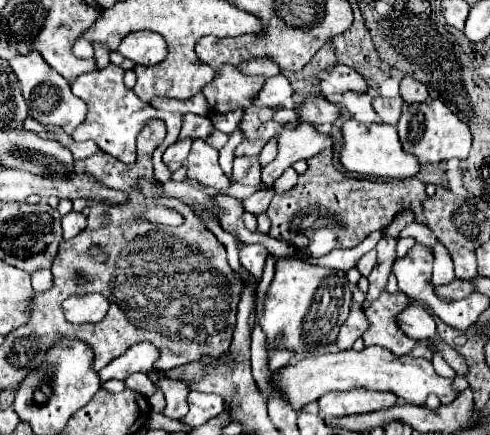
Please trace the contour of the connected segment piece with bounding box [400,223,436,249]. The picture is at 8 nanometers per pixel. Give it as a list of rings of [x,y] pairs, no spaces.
[[[410,223],[404,227],[404,231],[400,233],[400,237],[414,237],[416,243],[422,243],[424,247],[434,247],[436,245],[436,237],[432,235],[432,231],[420,223]]]

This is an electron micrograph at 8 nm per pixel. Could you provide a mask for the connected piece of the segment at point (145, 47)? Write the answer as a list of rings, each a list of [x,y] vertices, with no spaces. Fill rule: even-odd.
[[[138,31],[138,33],[128,35],[120,43],[118,51],[124,57],[132,59],[134,63],[140,63],[140,65],[156,65],[156,63],[160,63],[166,57],[166,53],[168,53],[166,47],[168,45],[164,43],[164,37],[160,33]]]

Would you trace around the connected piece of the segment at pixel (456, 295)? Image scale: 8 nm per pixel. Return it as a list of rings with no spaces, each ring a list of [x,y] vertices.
[[[452,281],[448,285],[438,285],[436,287],[436,295],[440,295],[444,301],[464,299],[464,297],[468,297],[472,293],[474,293],[472,281]]]

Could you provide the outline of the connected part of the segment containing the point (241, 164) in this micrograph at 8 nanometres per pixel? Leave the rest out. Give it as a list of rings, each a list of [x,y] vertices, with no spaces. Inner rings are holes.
[[[238,157],[234,159],[234,183],[240,185],[260,185],[260,163],[258,157]]]

